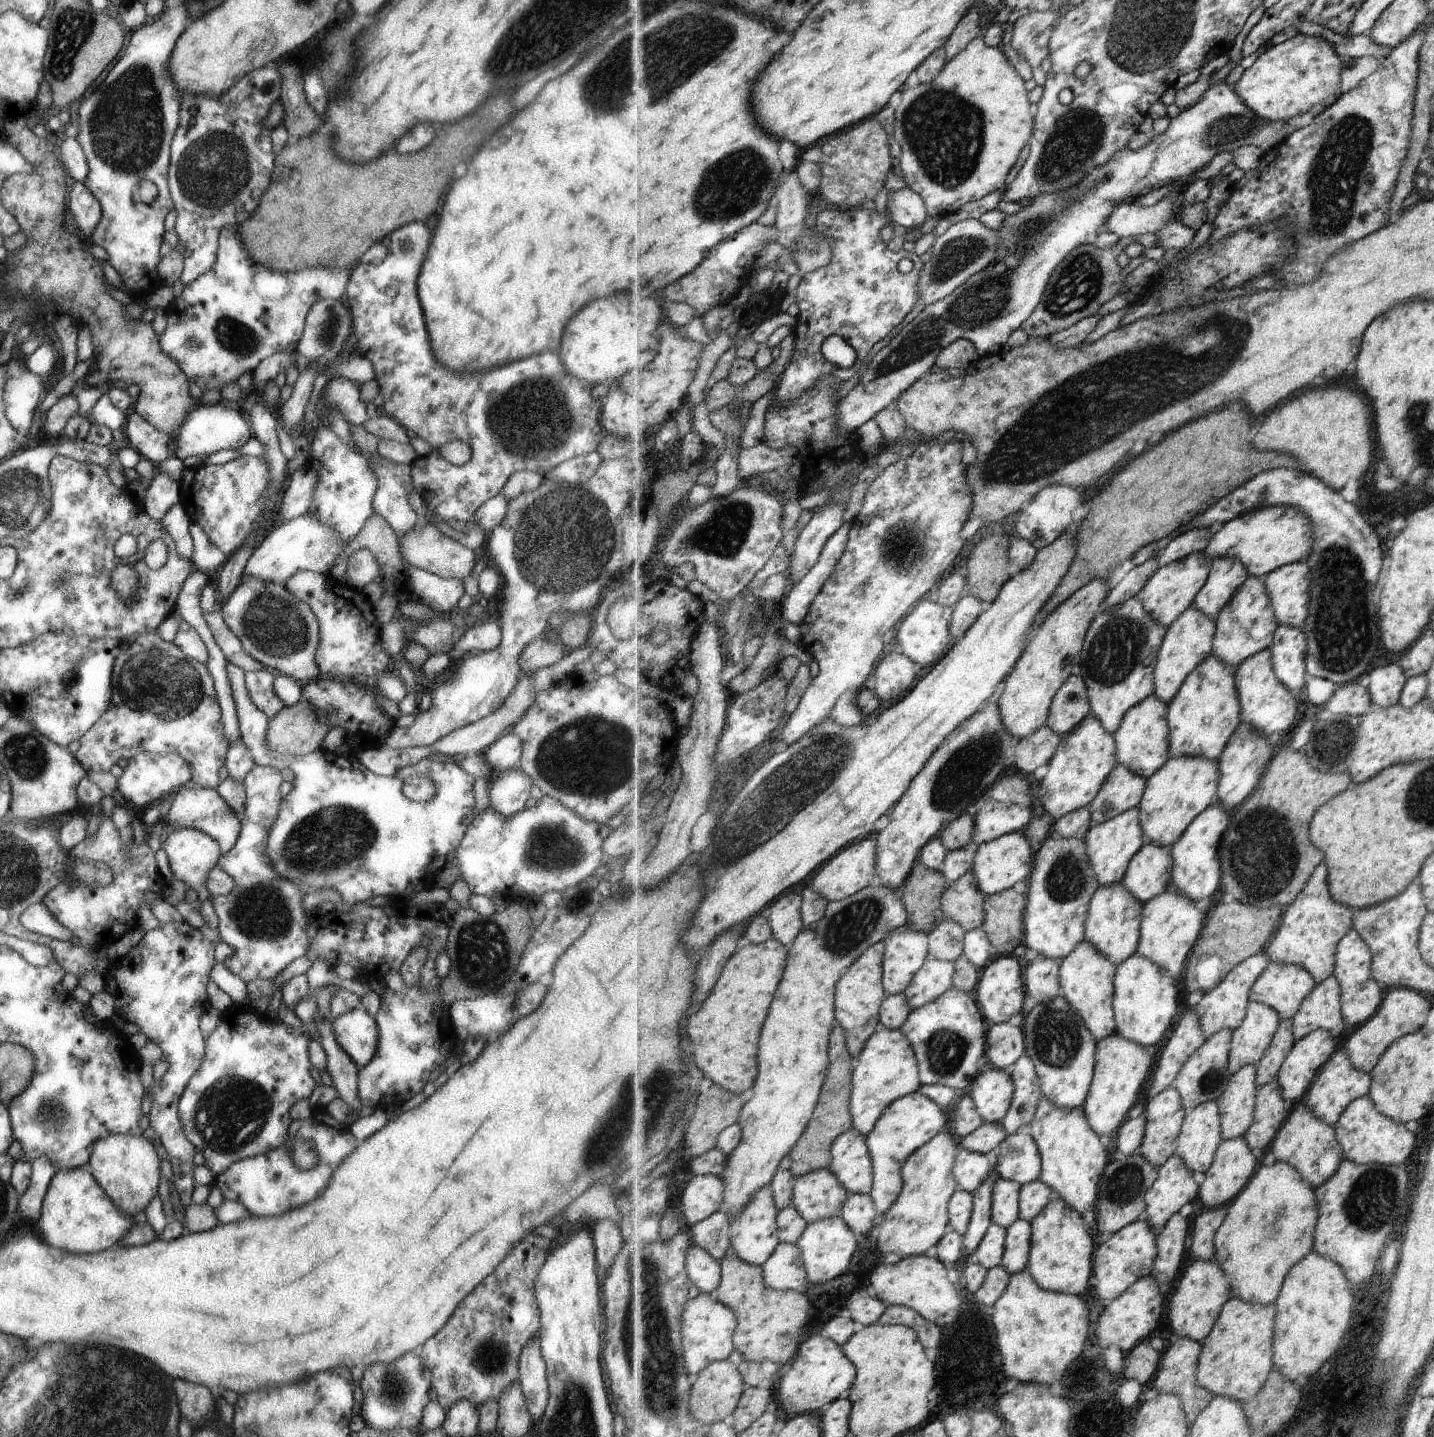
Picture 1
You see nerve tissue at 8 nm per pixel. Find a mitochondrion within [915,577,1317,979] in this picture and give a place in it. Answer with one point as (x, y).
(1276, 869)

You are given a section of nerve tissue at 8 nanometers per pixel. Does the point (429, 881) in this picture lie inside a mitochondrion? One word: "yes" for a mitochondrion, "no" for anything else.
no

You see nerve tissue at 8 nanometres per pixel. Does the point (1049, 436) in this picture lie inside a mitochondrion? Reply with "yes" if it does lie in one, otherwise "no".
yes

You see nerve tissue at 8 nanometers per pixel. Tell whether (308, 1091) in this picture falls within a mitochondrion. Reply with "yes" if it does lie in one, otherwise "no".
no

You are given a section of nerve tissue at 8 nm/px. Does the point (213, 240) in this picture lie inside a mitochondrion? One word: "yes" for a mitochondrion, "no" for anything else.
no

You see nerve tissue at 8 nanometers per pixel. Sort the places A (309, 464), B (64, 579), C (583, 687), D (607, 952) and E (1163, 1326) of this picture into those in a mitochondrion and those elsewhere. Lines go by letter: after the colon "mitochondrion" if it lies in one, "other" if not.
A: other
B: mitochondrion
C: other
D: other
E: other

